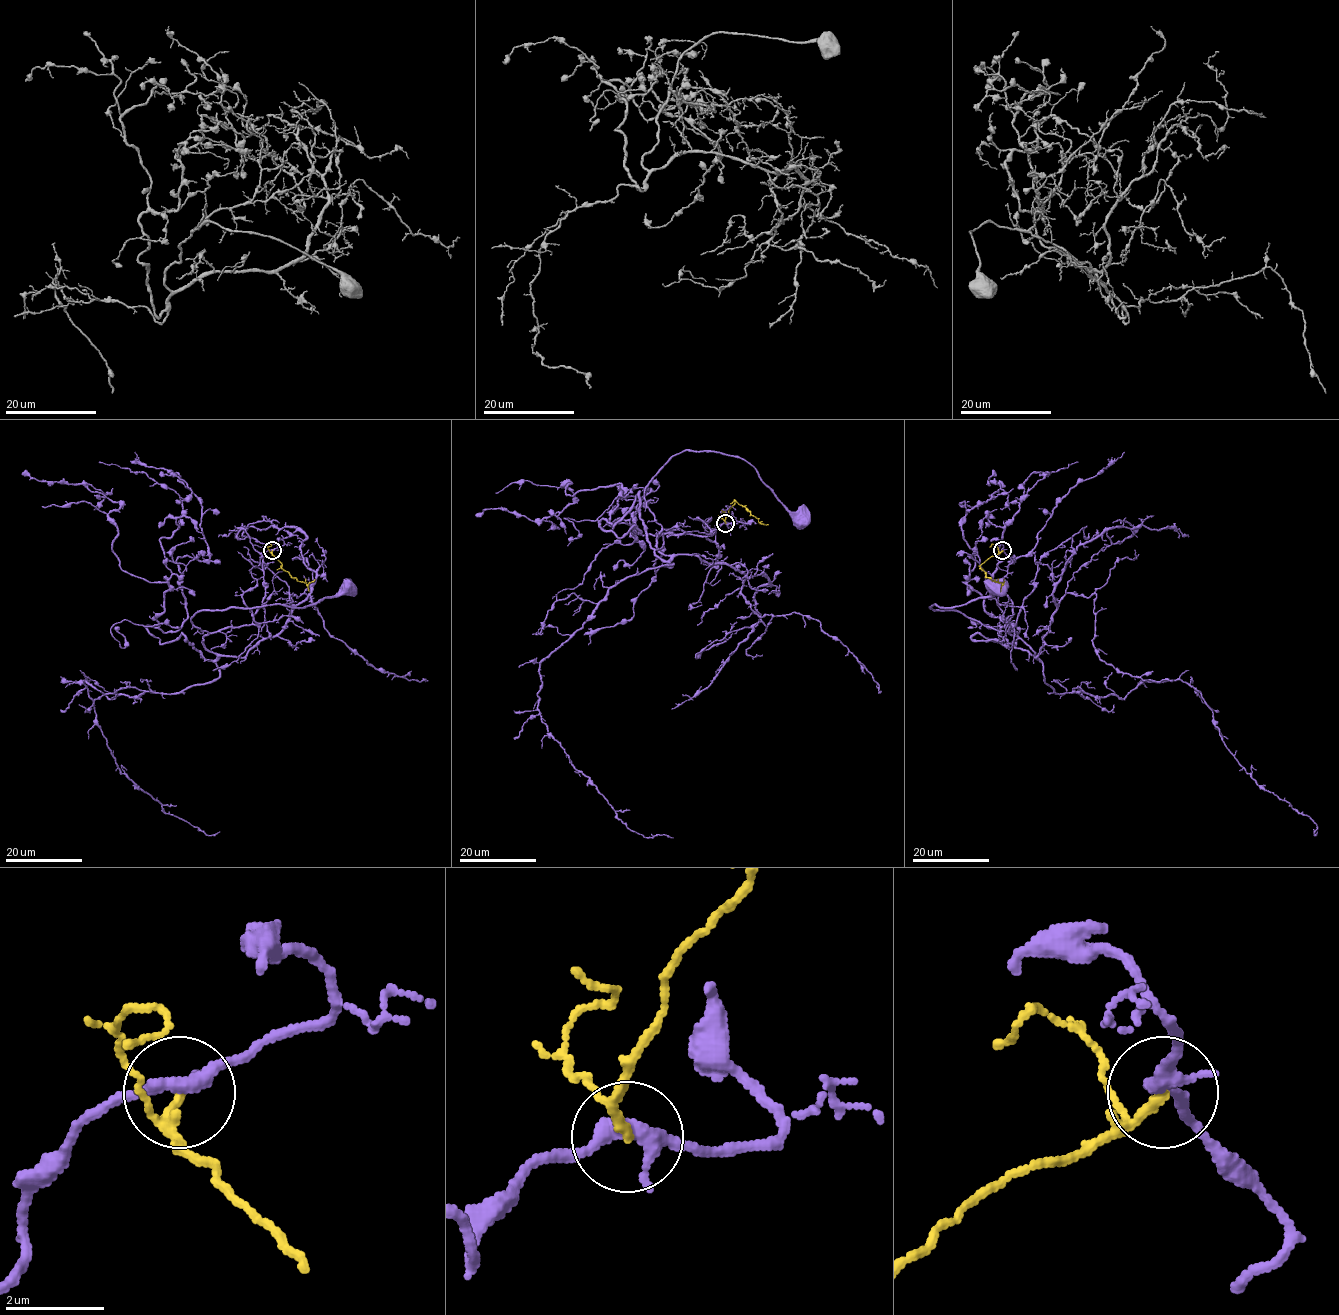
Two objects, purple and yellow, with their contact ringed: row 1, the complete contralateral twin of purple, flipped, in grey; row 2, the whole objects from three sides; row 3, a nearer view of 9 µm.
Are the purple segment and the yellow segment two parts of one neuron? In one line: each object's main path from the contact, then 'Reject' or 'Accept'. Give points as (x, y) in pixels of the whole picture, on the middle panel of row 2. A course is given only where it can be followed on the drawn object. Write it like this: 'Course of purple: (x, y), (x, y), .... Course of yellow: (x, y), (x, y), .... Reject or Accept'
Course of purple: (726, 523), (663, 529), (644, 491), (674, 455), (717, 451), (800, 516). Course of yellow: (726, 523), (725, 518), (735, 500), (760, 523), (768, 525). Reject

